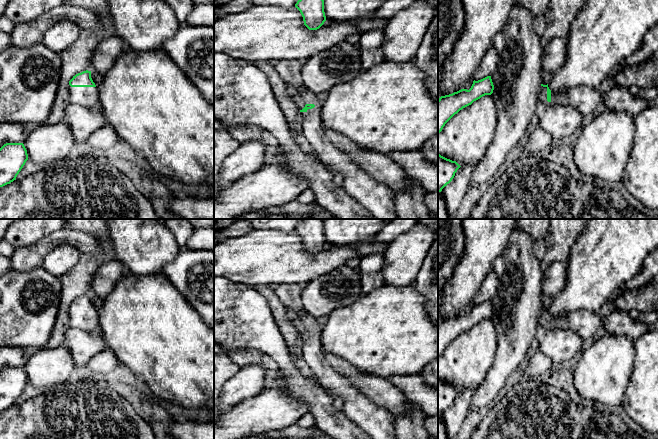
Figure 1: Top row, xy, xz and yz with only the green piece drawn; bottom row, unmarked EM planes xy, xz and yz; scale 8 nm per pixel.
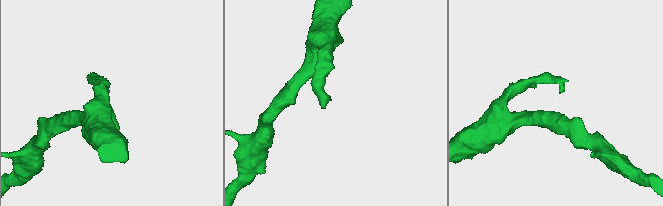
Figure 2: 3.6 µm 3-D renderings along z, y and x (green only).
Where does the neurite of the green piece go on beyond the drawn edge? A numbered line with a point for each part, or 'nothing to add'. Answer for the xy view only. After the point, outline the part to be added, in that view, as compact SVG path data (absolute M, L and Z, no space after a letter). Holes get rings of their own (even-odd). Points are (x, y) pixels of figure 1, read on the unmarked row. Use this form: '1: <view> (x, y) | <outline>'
1: xy (88, 321) | M69 309L70 327L93 332L99 327L99 316L96 311L71 311Z

